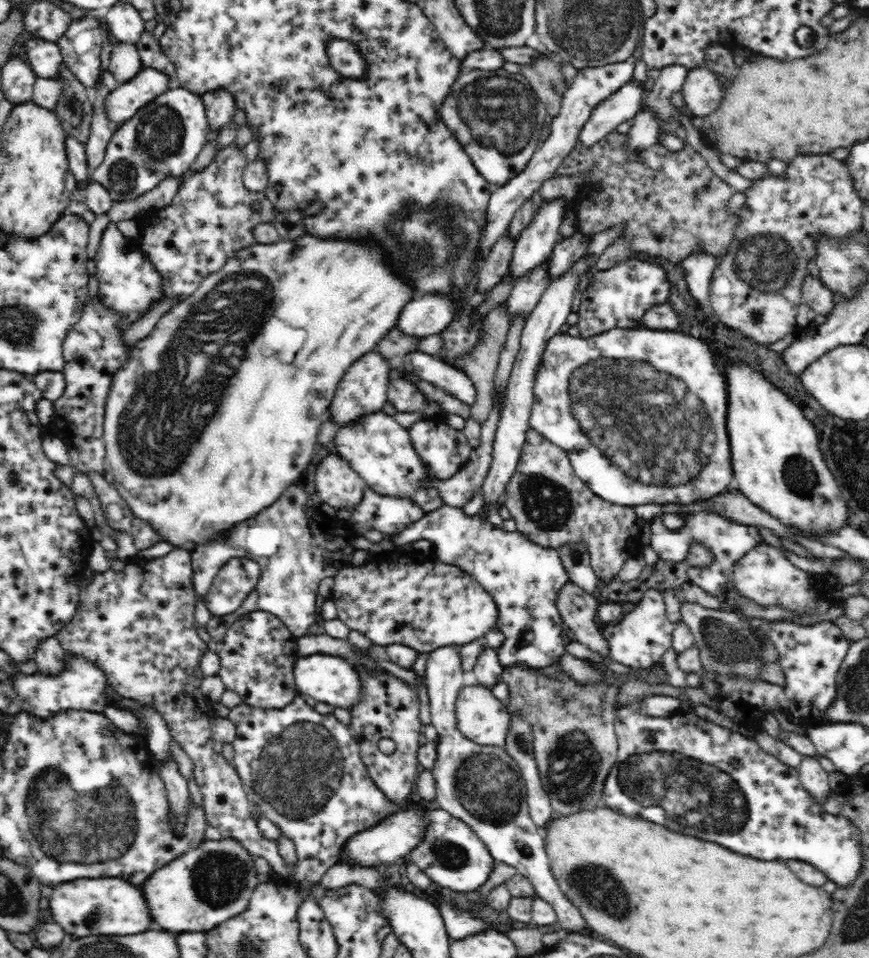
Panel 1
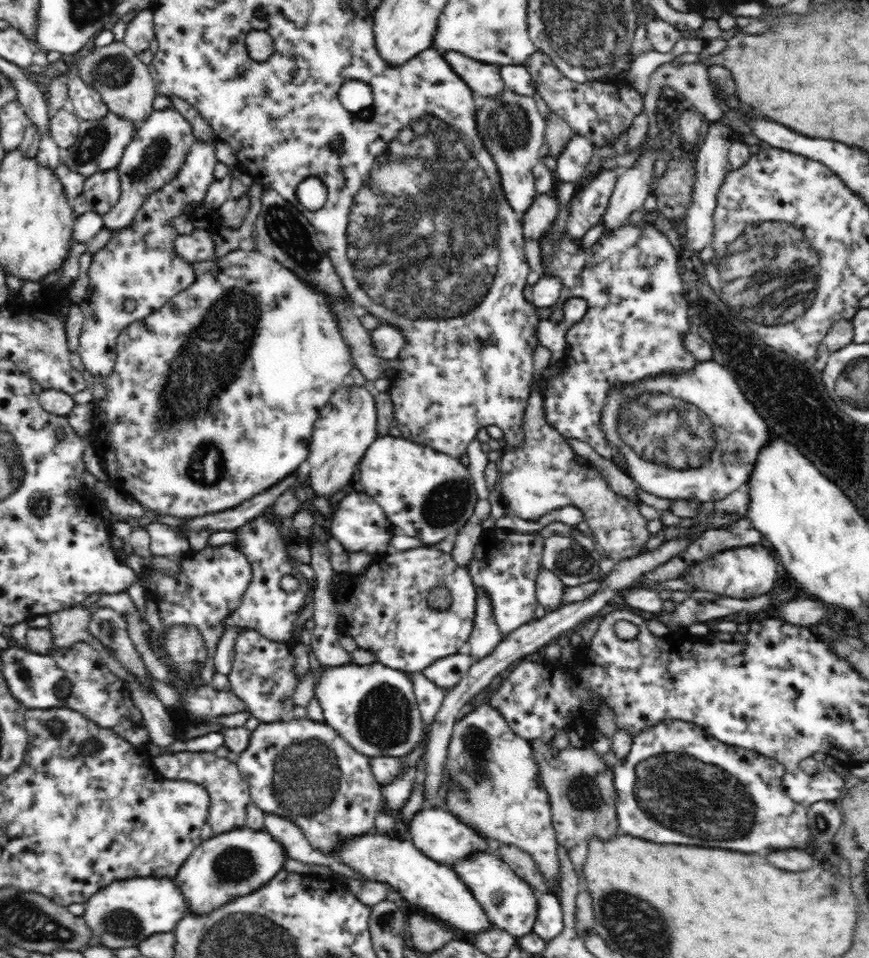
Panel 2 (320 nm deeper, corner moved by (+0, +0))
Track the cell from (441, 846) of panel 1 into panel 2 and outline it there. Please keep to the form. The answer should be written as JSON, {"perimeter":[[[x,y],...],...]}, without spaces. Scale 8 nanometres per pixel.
{"perimeter":[[[473,851],[468,859],[462,859],[452,870],[470,889],[491,924],[516,939],[522,939],[533,931],[538,914],[538,893],[522,877],[518,877],[506,862],[493,853]]]}

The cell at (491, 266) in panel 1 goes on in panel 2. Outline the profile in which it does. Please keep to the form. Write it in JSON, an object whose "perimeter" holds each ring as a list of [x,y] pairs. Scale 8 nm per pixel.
{"perimeter":[[[552,191],[539,194],[529,206],[528,210],[520,218],[522,229],[524,229],[524,238],[533,238],[538,240],[548,226],[556,220],[562,206]]]}

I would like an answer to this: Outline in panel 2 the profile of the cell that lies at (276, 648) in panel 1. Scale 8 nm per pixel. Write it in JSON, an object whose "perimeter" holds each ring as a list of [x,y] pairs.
{"perimeter":[[[244,628],[234,642],[234,662],[228,674],[229,689],[238,697],[249,714],[262,723],[280,721],[291,716],[295,707],[292,694],[298,683],[294,674],[294,655],[292,643],[268,640],[258,631]]]}

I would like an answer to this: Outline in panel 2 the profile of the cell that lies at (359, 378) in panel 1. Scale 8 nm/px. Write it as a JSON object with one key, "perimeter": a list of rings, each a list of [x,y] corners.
{"perimeter":[[[342,385],[332,394],[330,402],[320,409],[314,425],[310,454],[304,466],[315,496],[328,498],[348,486],[365,451],[376,438],[375,398],[364,386]]]}

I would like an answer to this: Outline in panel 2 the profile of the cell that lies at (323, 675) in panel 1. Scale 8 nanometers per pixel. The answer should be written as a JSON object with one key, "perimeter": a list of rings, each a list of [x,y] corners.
{"perimeter":[[[380,663],[324,667],[315,682],[314,695],[330,725],[360,754],[403,757],[420,742],[423,722],[414,683],[408,674]]]}

